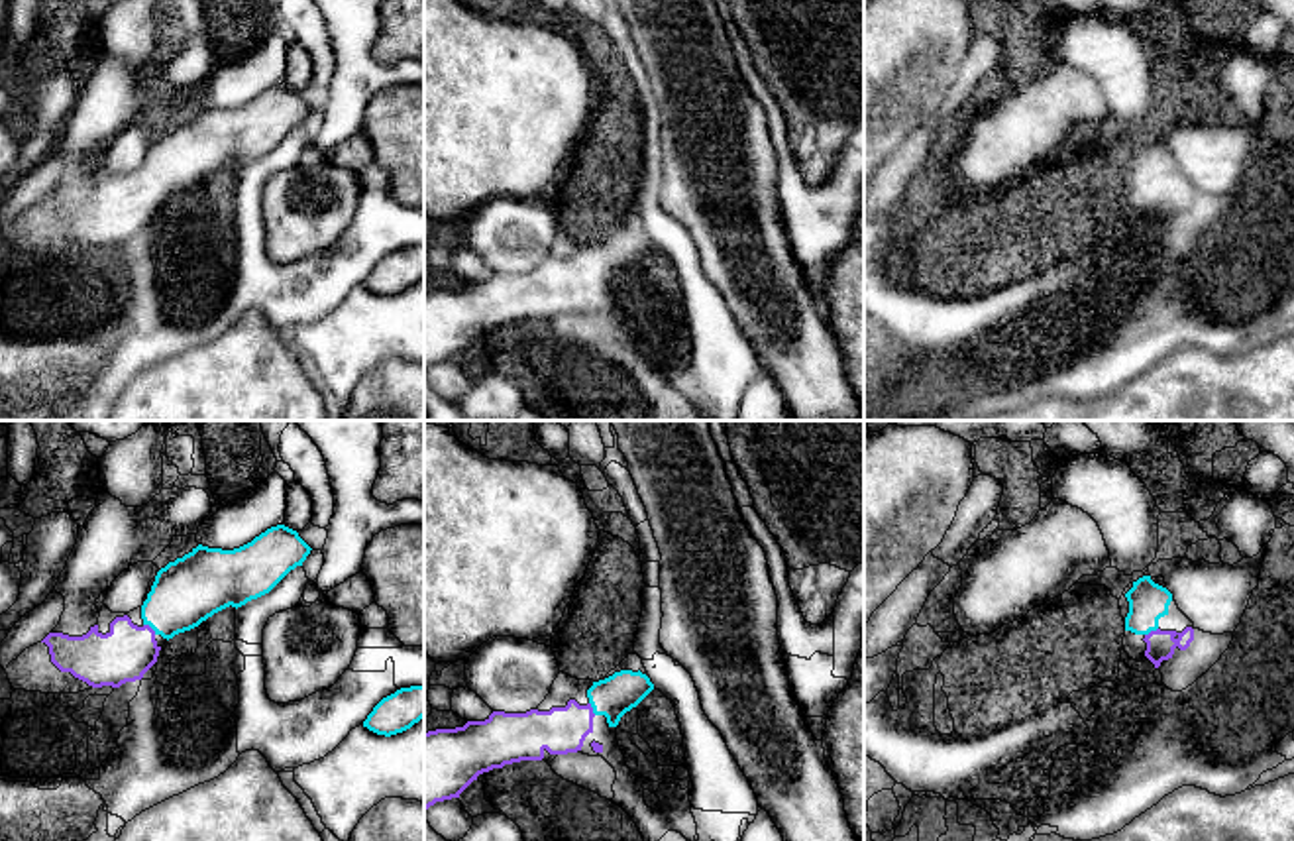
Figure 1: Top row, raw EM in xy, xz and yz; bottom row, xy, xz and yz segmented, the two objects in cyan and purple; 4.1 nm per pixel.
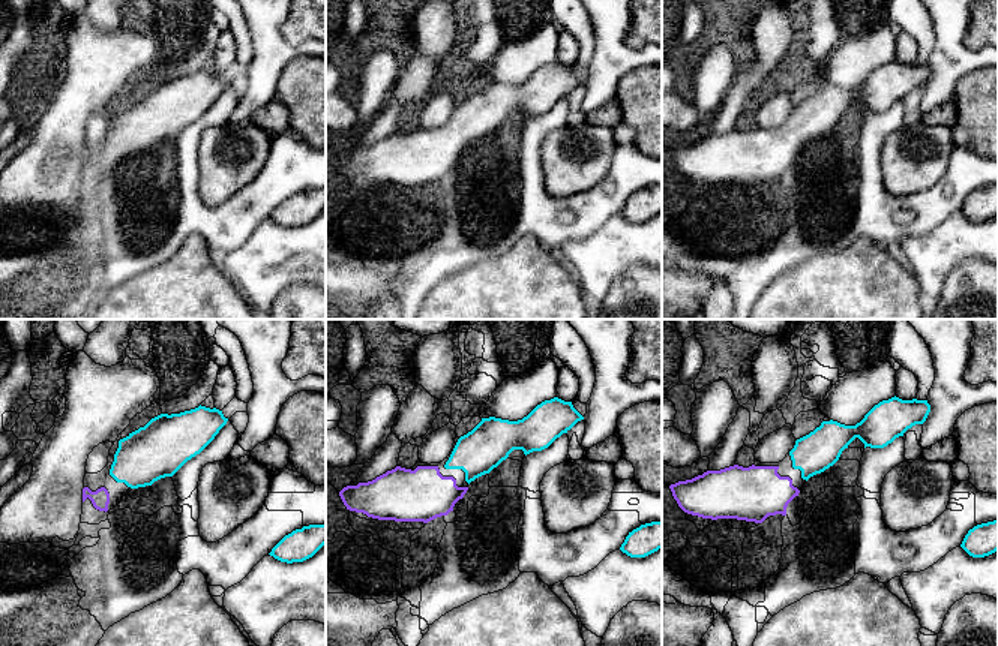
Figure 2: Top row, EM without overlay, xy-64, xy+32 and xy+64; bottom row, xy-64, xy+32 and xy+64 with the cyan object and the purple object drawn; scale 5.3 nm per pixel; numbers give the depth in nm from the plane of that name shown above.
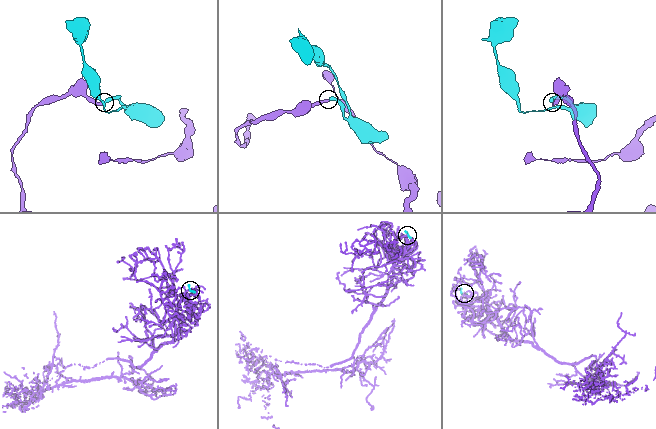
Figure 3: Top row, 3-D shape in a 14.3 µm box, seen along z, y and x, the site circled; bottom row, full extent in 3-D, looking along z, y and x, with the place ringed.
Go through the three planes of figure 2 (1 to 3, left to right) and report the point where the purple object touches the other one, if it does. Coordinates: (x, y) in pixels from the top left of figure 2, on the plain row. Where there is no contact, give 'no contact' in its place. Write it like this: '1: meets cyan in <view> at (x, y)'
1: no contact
2: no contact
3: no contact

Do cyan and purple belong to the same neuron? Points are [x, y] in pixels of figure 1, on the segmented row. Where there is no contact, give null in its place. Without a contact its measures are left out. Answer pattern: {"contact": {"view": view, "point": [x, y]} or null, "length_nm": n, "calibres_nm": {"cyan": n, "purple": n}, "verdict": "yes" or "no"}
{"contact": {"view": "xy", "point": [150, 625]}, "length_nm": 70, "calibres_nm": {"cyan": 280, "purple": 220}, "verdict": "yes"}

